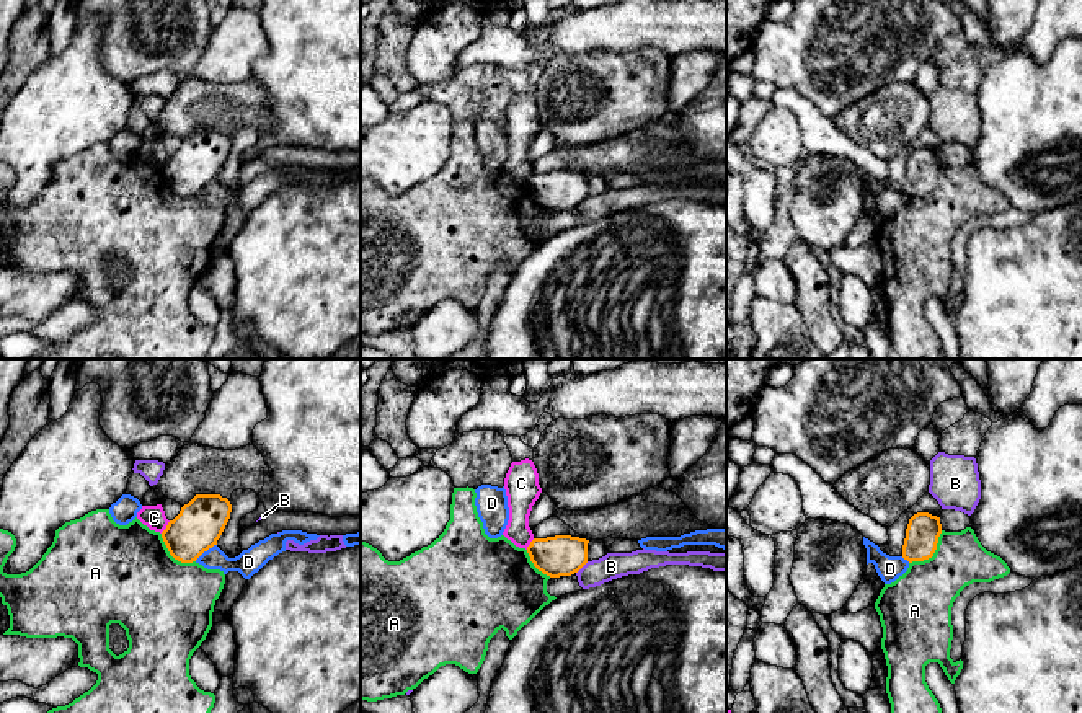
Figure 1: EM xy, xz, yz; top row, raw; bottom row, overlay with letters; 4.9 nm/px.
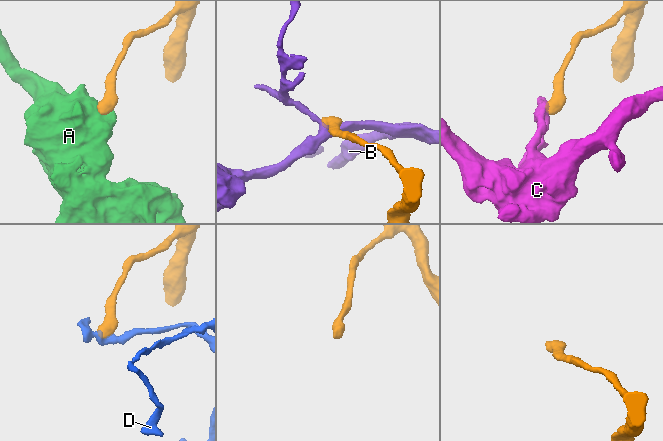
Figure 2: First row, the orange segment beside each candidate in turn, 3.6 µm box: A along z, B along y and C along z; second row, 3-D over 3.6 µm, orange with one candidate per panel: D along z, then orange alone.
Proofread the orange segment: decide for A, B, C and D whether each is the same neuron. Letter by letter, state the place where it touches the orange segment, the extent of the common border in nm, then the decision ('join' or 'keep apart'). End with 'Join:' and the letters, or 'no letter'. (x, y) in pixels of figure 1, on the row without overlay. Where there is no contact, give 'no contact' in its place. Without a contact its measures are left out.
A: yz (932, 190) | 240 nm | keep apart
B: xz (581, 201) | 90 nm | keep apart
C: xy (167, 162) | 80 nm | keep apart
D: xy (204, 185) | 140 nm | keep apart
Join: no letter

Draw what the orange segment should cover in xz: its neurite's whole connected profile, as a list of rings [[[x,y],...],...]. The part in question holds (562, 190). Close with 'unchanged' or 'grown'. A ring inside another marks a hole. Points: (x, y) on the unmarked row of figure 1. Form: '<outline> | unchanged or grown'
[[[571,170],[534,173],[527,188],[543,209],[550,212],[571,210],[588,197],[588,178],[589,175]]] | unchanged

